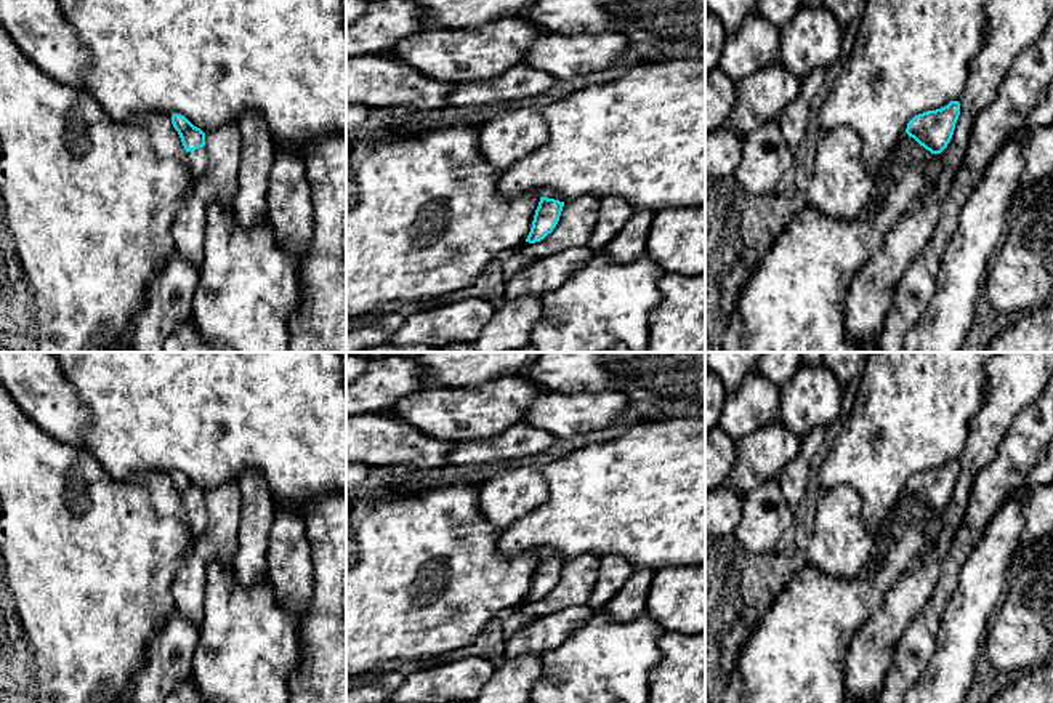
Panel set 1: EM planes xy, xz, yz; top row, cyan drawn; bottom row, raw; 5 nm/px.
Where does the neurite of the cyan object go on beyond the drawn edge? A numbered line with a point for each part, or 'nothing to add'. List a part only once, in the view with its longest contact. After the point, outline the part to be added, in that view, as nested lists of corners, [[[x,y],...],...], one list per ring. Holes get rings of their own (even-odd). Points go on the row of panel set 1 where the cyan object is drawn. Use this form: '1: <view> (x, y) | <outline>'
1: xz (550, 192) | [[[543,187],[537,192],[540,197],[548,197],[563,202],[561,195],[553,187]]]

